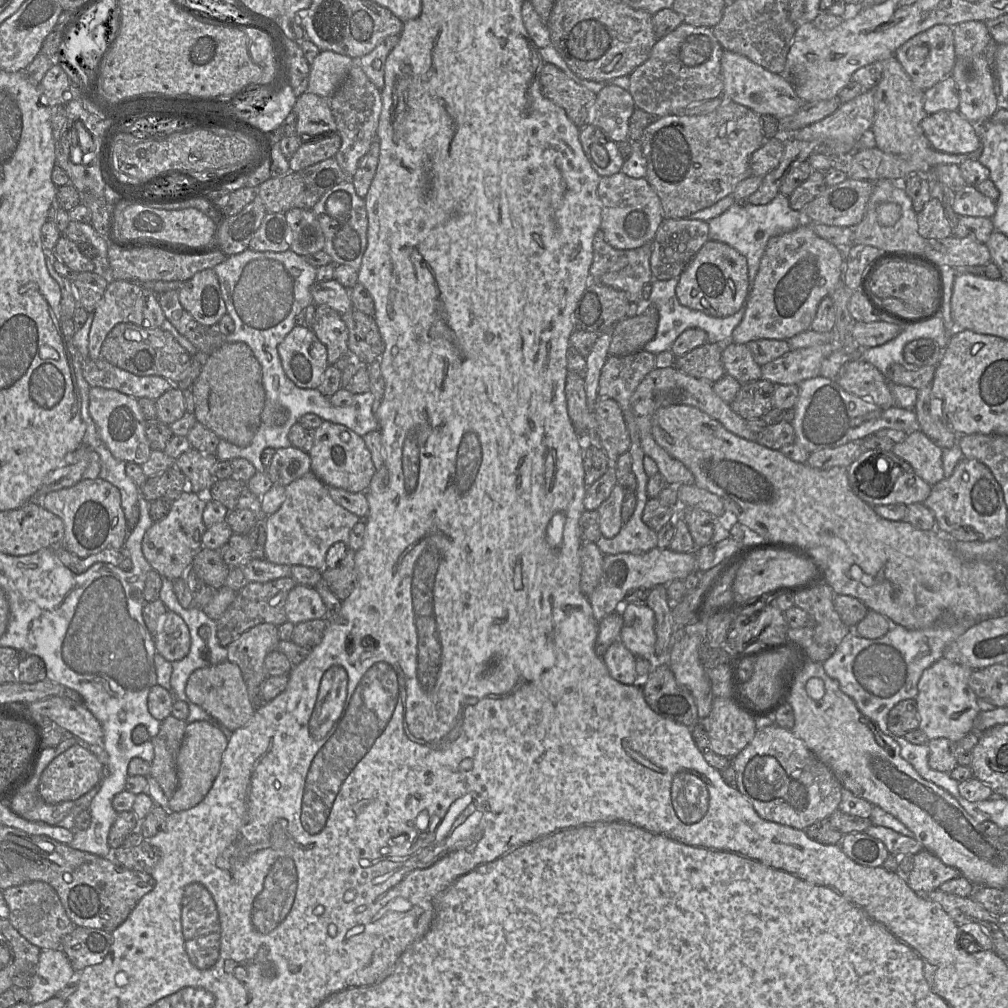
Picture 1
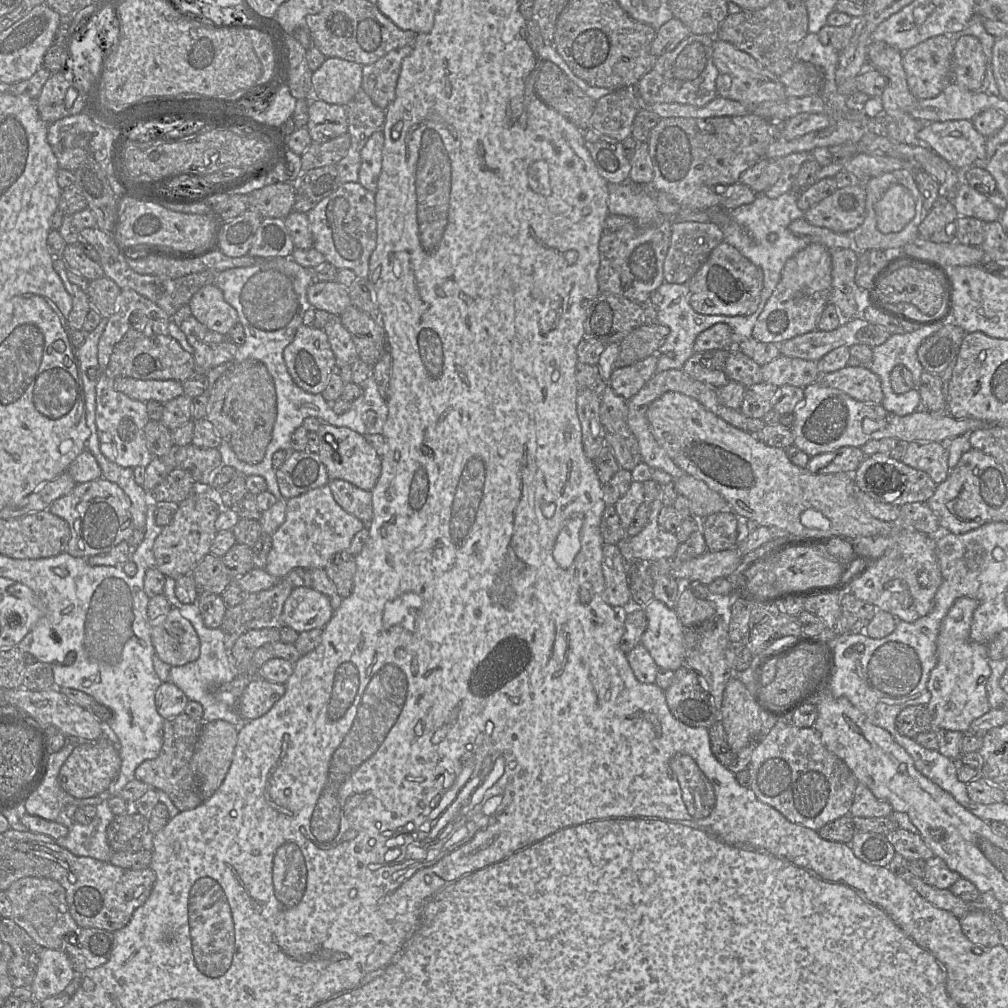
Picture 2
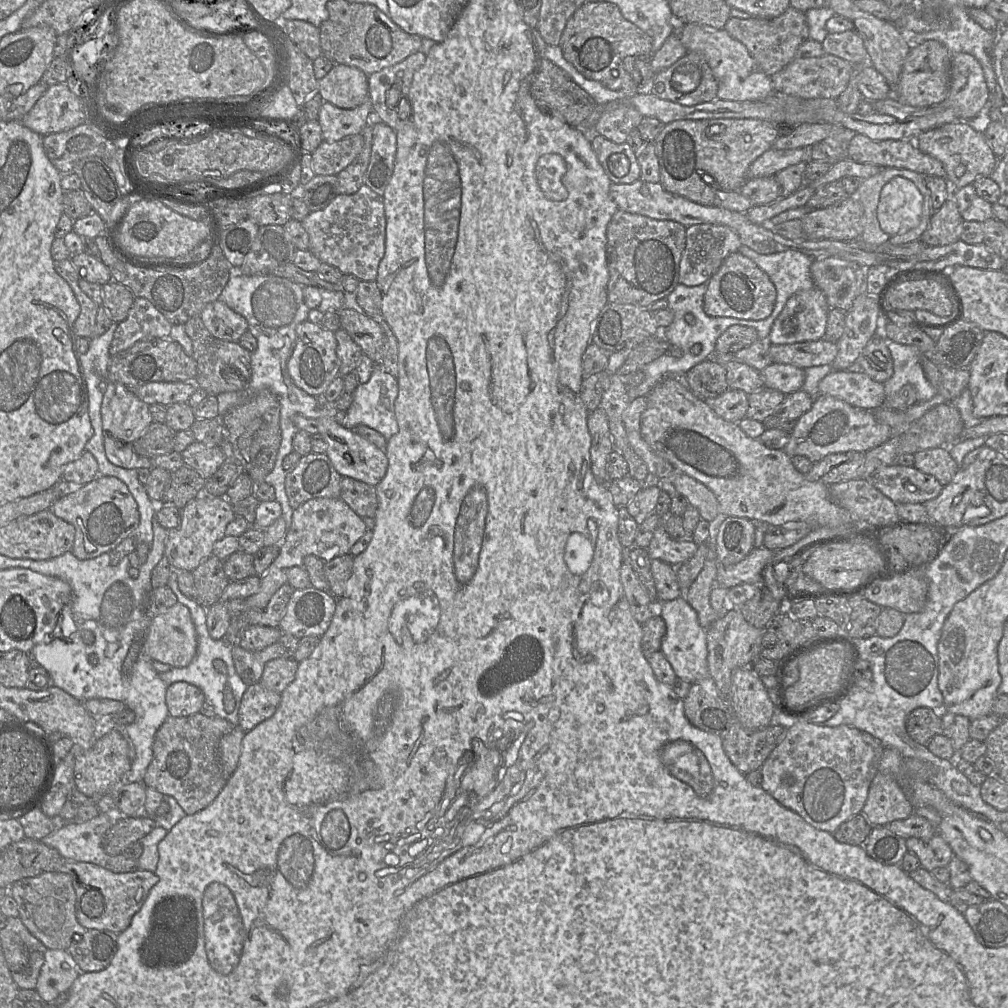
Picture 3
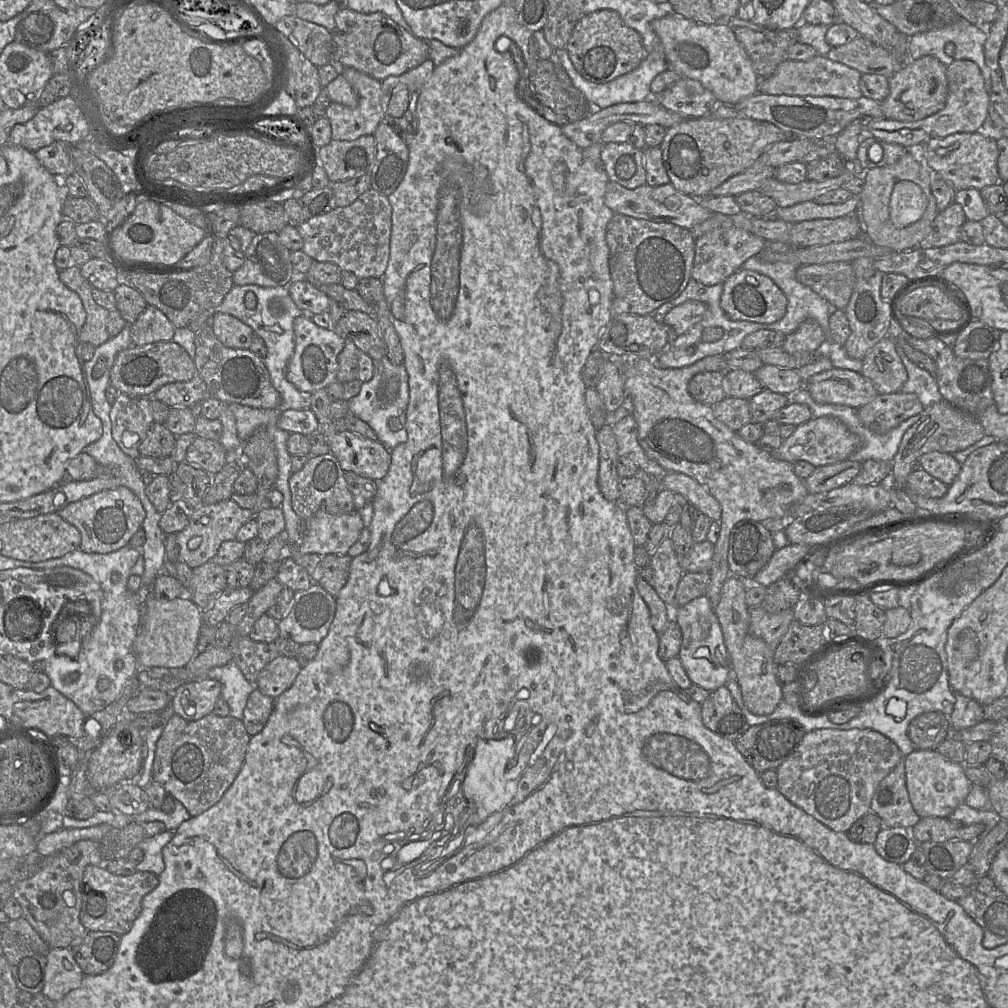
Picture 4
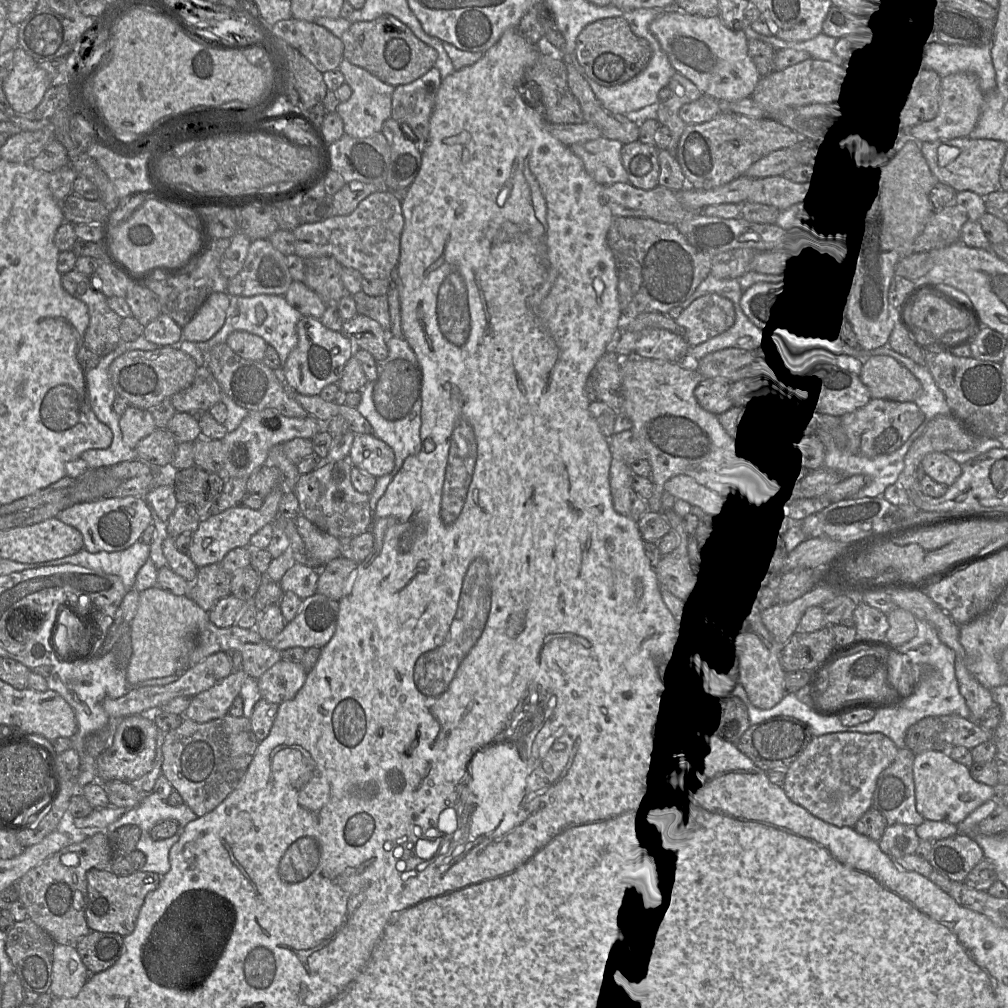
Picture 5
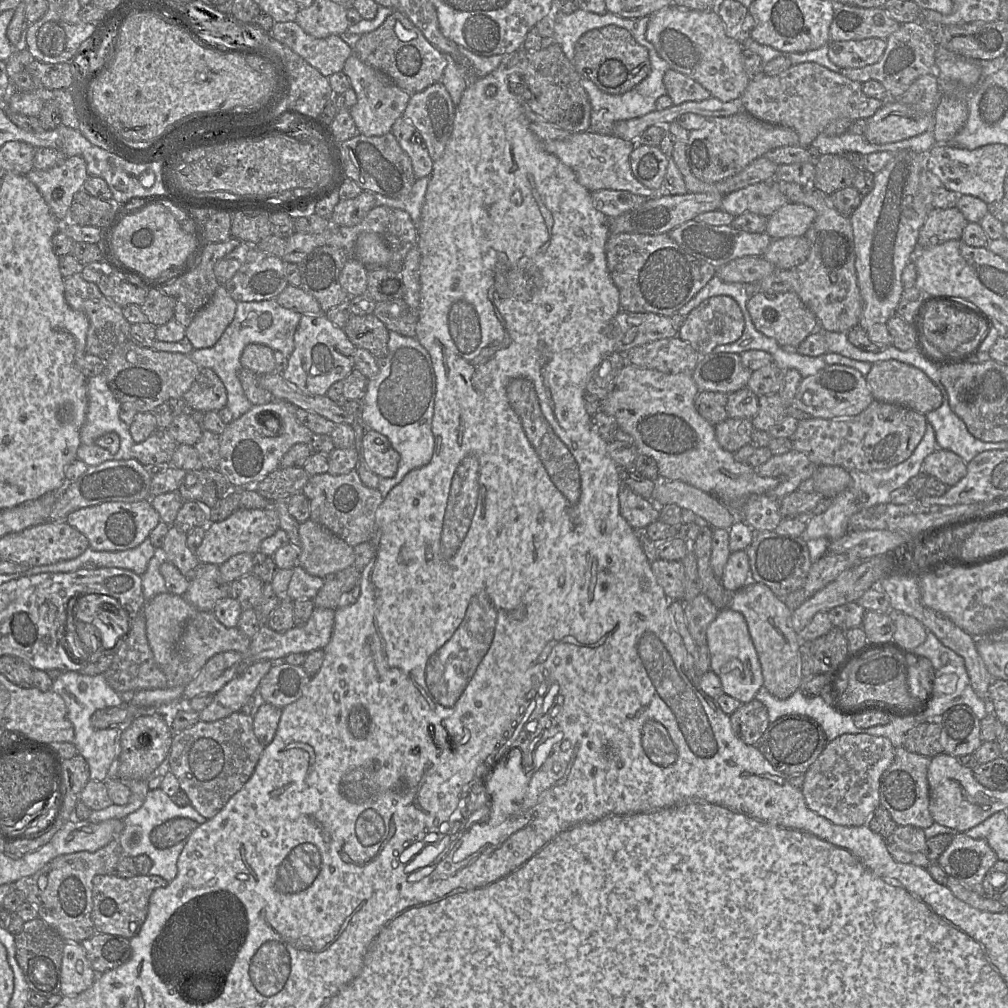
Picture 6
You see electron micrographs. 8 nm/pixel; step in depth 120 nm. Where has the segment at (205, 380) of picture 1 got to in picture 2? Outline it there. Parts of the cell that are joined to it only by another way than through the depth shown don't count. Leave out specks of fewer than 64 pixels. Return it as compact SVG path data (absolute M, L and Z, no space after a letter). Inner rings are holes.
M255 359L233 363L208 392L208 420L243 462L257 464L265 456L277 415L276 392L266 366Z

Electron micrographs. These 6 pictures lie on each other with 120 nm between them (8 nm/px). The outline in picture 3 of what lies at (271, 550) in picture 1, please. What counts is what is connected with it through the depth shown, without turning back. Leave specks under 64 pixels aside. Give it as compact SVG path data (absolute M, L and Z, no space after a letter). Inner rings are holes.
M315 498L304 502L293 510L291 525L279 545L280 553L266 573L261 576L257 593L245 599L246 609L260 609L267 606L275 592L287 583L287 570L302 566L305 557L314 555L327 562L347 554L365 531L363 519L341 498Z

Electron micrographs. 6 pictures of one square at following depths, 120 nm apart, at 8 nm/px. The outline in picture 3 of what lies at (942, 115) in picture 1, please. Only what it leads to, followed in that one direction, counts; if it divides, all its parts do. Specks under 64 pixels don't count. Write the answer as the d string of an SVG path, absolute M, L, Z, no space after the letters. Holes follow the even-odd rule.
M971 121L947 123L922 132L914 139L914 144L920 151L942 163L951 193L952 190L972 184L978 177L991 176L998 162L983 134L972 127Z

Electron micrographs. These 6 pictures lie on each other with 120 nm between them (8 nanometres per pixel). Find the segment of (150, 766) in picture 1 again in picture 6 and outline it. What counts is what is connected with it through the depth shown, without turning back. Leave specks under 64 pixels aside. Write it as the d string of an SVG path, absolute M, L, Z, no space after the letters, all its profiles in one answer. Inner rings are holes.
M235 712L212 722L198 721L175 732L167 757L168 769L179 781L191 805L206 819L214 817L252 775L263 746L254 733L253 717Z

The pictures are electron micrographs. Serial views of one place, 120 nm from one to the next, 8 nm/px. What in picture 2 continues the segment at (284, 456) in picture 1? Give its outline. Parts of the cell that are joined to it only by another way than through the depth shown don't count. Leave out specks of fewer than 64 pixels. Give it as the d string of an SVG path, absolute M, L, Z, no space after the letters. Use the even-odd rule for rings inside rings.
M292 451L284 464L276 469L276 478L286 500L328 485L330 481L318 453L308 451Z

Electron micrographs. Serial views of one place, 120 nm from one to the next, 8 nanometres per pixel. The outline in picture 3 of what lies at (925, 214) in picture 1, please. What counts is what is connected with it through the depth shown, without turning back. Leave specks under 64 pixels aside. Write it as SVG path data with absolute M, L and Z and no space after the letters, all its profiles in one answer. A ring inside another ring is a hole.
M950 197L931 215L929 225L920 240L926 246L945 246L959 240L963 219L955 200Z

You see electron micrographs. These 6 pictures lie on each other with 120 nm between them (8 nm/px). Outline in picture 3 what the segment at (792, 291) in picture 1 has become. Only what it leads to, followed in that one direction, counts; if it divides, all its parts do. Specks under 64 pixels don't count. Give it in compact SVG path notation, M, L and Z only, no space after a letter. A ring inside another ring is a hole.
M816 286L791 296L773 322L767 342L783 345L825 338L829 309Z

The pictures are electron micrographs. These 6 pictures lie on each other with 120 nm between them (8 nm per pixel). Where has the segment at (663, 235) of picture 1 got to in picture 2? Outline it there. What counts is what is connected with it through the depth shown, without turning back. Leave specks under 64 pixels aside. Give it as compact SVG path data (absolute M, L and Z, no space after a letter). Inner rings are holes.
M693 221L672 223L670 246L663 264L664 280L676 284L690 281L707 261L713 249L723 241L723 231L716 223Z

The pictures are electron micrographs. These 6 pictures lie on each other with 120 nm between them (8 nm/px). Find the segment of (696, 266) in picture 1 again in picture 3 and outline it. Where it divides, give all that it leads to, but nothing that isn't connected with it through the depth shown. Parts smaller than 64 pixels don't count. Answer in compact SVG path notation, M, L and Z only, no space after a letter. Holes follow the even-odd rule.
M738 251L730 254L707 282L703 309L707 315L712 317L763 320L771 315L776 297L776 288L768 275L751 259Z

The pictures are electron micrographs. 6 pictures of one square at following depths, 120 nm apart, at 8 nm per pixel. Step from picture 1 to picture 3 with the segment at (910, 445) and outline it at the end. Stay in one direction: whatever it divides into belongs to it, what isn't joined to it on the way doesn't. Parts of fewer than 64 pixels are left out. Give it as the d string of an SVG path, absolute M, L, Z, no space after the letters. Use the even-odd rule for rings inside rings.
M942 447L916 452L914 467L922 473L935 477L942 486L949 484L959 469L948 448Z

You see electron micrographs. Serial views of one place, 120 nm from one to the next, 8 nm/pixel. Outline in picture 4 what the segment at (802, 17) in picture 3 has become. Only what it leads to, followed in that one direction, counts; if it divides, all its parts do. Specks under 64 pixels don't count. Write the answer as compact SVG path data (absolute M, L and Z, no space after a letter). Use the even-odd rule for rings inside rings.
M746 27L733 28L738 42L749 56L760 79L768 78L787 59L788 49L798 43L798 29L754 31Z

